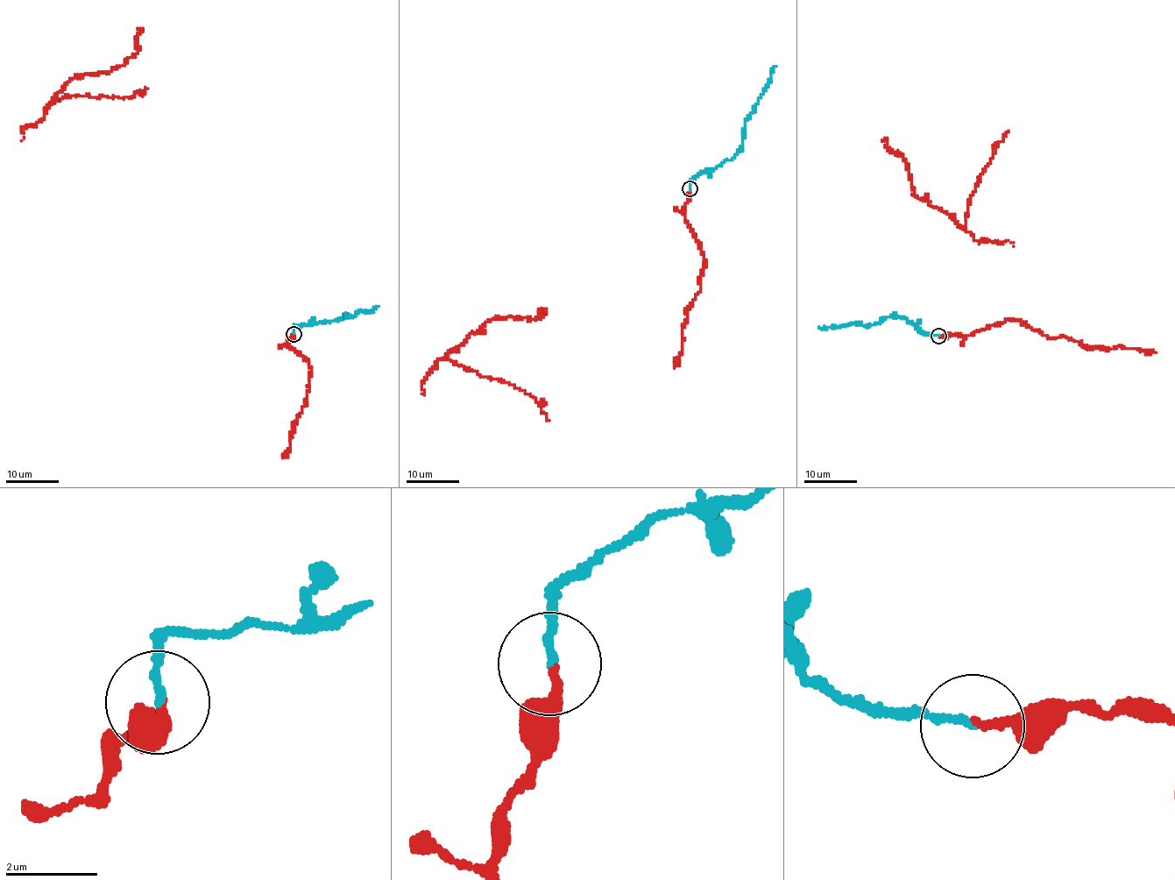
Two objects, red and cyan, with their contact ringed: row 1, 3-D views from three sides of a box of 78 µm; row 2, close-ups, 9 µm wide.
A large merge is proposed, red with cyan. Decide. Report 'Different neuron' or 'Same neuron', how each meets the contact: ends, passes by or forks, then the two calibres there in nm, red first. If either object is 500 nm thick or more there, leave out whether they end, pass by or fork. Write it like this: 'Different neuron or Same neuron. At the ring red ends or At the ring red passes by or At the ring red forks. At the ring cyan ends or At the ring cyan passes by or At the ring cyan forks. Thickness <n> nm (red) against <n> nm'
Same neuron. At the ring red ends. At the ring cyan ends. Thickness 200 nm (red) against 170 nm

